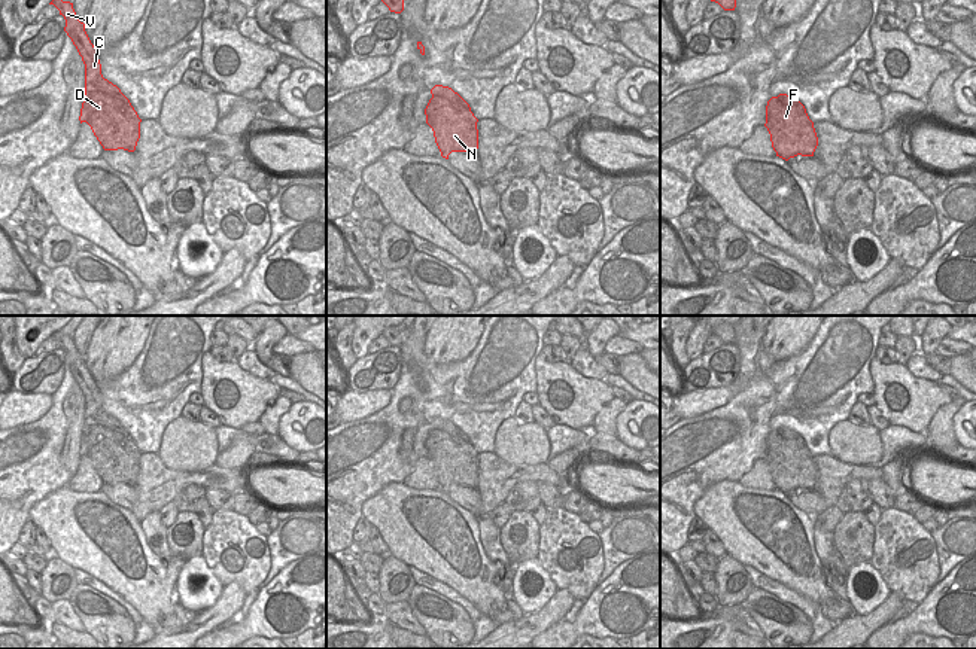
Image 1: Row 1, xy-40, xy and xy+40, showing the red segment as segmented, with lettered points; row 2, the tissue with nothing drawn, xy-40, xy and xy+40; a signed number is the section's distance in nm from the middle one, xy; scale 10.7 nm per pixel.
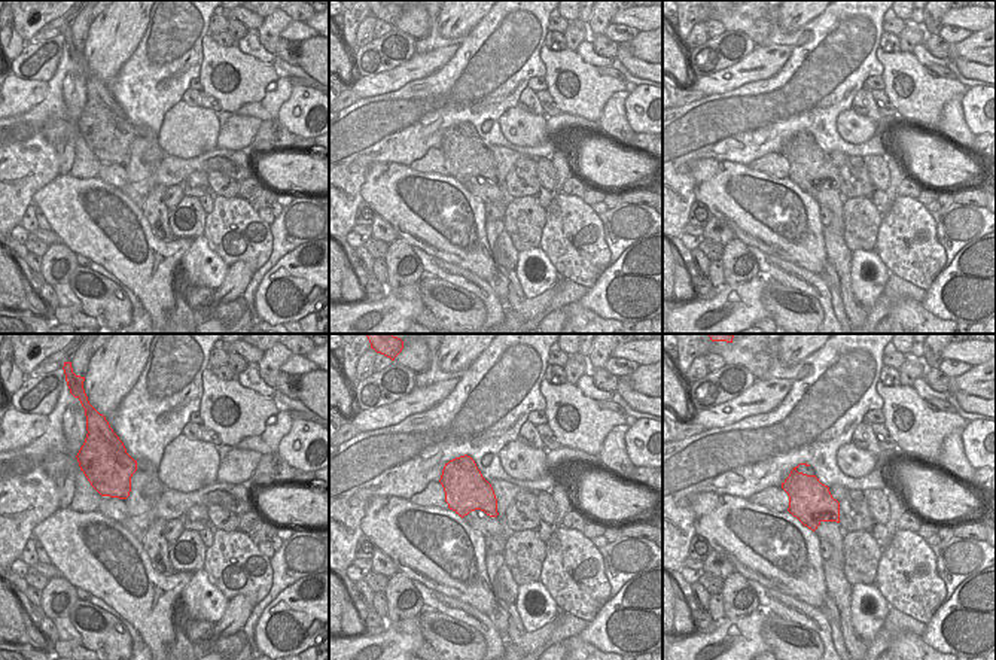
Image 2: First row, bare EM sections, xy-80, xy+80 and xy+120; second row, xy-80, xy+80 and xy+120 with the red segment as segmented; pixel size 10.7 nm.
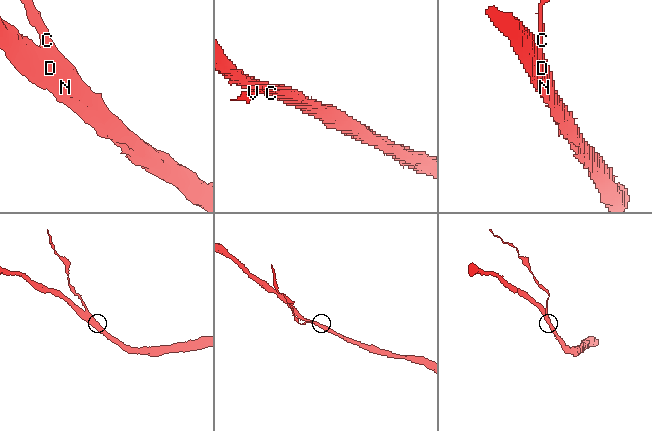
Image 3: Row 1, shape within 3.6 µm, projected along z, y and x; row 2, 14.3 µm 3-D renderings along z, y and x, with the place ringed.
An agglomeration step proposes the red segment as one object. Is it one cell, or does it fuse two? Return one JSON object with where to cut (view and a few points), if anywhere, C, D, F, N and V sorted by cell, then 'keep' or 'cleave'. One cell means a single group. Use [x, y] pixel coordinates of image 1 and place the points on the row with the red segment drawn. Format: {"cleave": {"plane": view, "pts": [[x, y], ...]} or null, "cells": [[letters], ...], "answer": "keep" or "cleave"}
{"cleave": {"plane": "xy-40", "pts": [[85, 93], [103, 91], [131, 107]]}, "cells": [["C", "V"], ["D", "F", "N"]], "answer": "cleave"}

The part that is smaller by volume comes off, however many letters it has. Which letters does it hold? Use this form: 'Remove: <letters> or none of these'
Remove: C, V

